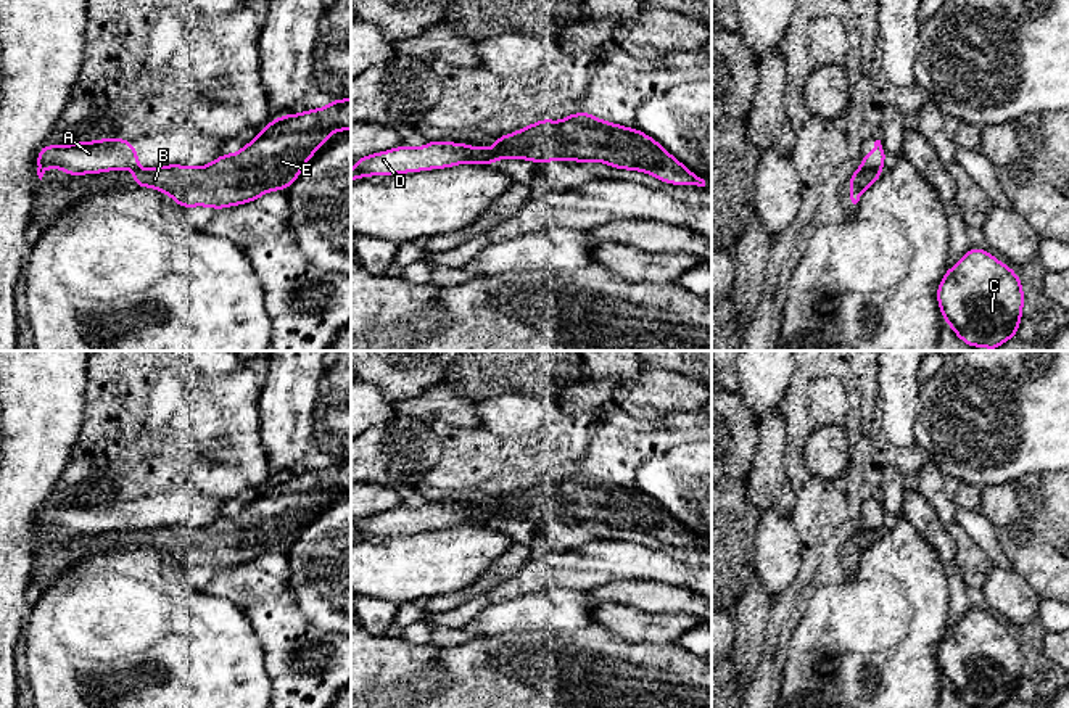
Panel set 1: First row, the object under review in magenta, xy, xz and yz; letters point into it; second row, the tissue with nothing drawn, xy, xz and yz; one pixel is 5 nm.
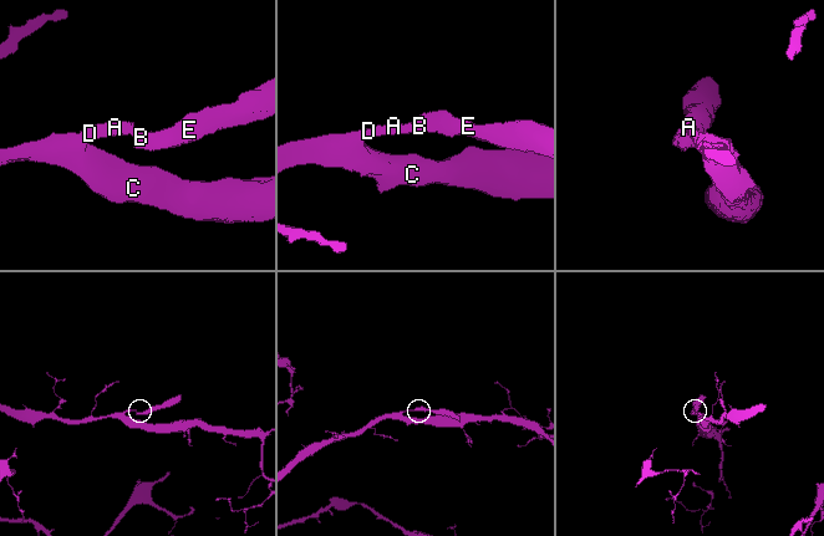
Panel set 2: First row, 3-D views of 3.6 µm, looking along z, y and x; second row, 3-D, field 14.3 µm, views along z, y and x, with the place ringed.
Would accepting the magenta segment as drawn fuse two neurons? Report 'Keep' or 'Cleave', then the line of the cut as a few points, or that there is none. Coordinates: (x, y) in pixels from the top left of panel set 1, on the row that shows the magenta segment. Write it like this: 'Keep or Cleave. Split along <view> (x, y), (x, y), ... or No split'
Cleave. Split along yz (862, 164), (879, 171)

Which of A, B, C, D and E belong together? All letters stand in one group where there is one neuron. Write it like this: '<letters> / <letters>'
A C D / B E

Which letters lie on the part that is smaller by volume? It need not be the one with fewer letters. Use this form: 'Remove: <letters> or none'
Remove: B, E

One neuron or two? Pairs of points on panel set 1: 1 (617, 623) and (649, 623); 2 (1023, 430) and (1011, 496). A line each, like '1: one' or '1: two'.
1: one
2: two

